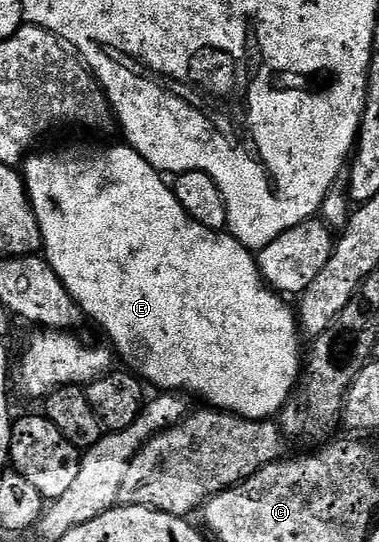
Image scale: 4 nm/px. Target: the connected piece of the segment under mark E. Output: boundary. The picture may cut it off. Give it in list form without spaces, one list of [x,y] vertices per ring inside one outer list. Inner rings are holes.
[[[123,145],[124,147],[108,147],[105,151],[100,151],[97,155],[36,155],[33,154],[31,158],[25,162],[22,167],[22,174],[24,176],[24,182],[28,184],[29,194],[31,195],[33,202],[37,204],[37,212],[41,216],[41,227],[44,230],[44,246],[43,250],[46,252],[46,259],[52,264],[52,267],[57,271],[59,277],[63,280],[65,285],[68,287],[73,298],[79,303],[80,307],[83,308],[83,312],[87,315],[93,315],[102,326],[108,330],[109,335],[120,345],[120,351],[133,363],[131,366],[135,368],[137,372],[149,384],[153,383],[154,386],[160,387],[156,389],[163,389],[168,393],[189,393],[188,391],[197,391],[202,398],[205,399],[205,404],[211,405],[213,408],[221,411],[226,411],[234,415],[240,415],[243,419],[259,419],[261,421],[271,420],[276,417],[276,414],[284,407],[284,402],[293,398],[294,392],[297,390],[298,384],[302,379],[302,363],[300,367],[300,331],[302,335],[302,327],[298,322],[298,315],[295,310],[292,311],[288,308],[289,300],[285,298],[283,294],[277,293],[269,284],[266,282],[265,276],[262,274],[262,268],[258,262],[257,256],[253,254],[249,248],[245,247],[235,235],[231,233],[225,233],[223,230],[212,230],[204,225],[199,220],[195,219],[194,216],[188,212],[176,196],[175,190],[170,186],[170,183],[164,179],[165,176],[161,172],[157,171],[156,168],[149,165],[146,157],[140,155],[140,152],[131,145]]]

